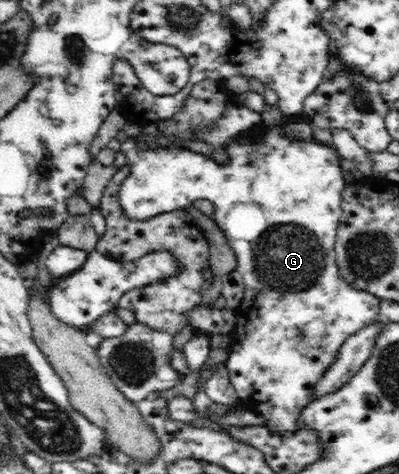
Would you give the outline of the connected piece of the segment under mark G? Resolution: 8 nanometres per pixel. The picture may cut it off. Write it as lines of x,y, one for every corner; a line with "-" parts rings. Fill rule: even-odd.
261,120
253,127
240,131
232,137
227,145
229,152
229,163
227,164
219,164
214,159
189,148
139,148
135,139
127,138
121,143
120,151
127,158
126,165
128,166
129,175
122,181
117,195
123,213
126,213
126,216
134,220
146,220
157,216
159,213
184,209
195,199
209,199
215,206
213,217
237,256
236,270
241,274
244,281
244,296
235,309
237,316
232,332
233,343
229,349
225,365
229,370
231,385
237,392
242,407
254,410
255,415
262,414
268,420
268,425
270,425
267,429
270,429
277,436
295,433
301,429
301,410
305,409
309,404
316,381
320,379
323,372
327,371
329,364
336,359
340,345
360,329
381,319
378,310
381,299
347,283
345,278
341,276
337,265
337,254
334,247
337,241
338,225
342,216
342,191
349,184
344,175
347,166
333,144
322,143
315,138
301,139
297,138
297,136
291,136
291,134
287,134
287,124
288,120
280,124
264,125

